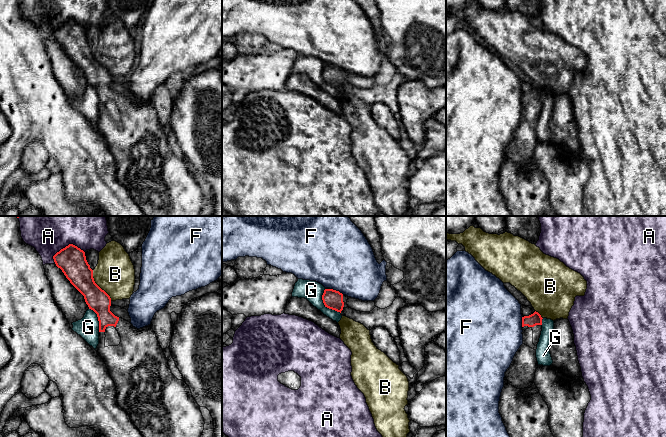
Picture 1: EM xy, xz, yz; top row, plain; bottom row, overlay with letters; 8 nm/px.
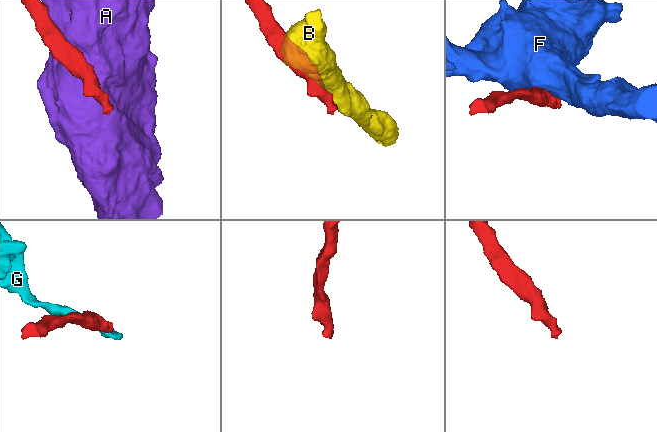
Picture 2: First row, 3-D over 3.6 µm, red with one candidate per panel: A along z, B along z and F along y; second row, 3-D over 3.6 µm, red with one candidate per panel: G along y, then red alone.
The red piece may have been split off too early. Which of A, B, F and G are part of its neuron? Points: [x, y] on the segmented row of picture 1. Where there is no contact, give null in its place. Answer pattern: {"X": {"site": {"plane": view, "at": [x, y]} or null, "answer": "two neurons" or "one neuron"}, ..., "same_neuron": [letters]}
{"A": {"site": {"plane": "xy", "at": [68, 245]}, "answer": "two neurons"}, "B": {"site": {"plane": "xy", "at": [97, 285]}, "answer": "two neurons"}, "F": {"site": {"plane": "xz", "at": [337, 291]}, "answer": "two neurons"}, "G": {"site": {"plane": "xz", "at": [325, 305]}, "answer": "two neurons"}, "same_neuron": []}

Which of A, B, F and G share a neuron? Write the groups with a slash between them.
A / B / F / G

